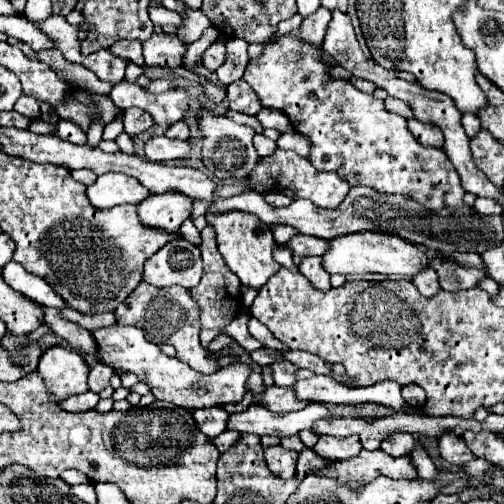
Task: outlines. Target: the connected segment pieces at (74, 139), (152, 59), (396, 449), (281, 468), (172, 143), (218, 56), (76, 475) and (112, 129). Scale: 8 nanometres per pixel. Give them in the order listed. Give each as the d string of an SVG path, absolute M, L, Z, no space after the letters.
M61 119L57 123L57 135L69 143L77 143L77 145L85 145L87 137L81 131L81 127L77 127L75 123L69 123L69 119Z
M153 33L143 43L145 65L175 69L175 67L181 67L183 65L185 53L187 53L187 45L177 35Z
M391 433L381 441L381 449L393 457L409 455L413 451L413 445L415 445L415 437L409 433Z
M281 445L267 447L265 449L265 461L267 467L281 479L295 477L295 465L297 465L297 453L291 449L285 449Z
M161 135L161 137L151 137L145 143L145 157L155 163L163 163L169 159L181 159L189 155L191 155L191 147L187 141L167 139L165 135Z
M217 41L217 43L213 43L213 45L205 51L205 55L203 55L203 65L205 65L207 69L215 69L215 71L217 71L217 67L221 67L223 63L225 63L225 43Z
M67 469L67 471L63 471L63 473L61 473L61 479L67 481L69 485L79 485L79 483L89 481L89 477L87 477L85 473L77 471L77 469Z
M121 110L118 116L116 117L113 123L109 123L103 131L102 139L103 140L115 140L115 137L123 131L123 116L124 111Z

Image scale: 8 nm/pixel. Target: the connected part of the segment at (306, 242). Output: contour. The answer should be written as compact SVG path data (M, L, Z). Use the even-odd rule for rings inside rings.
M297 235L287 243L295 255L299 257L309 257L309 255L325 255L329 249L329 241L317 239L313 235Z

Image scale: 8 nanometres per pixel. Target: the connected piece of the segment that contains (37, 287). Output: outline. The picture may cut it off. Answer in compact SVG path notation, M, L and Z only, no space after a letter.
M13 260L4 266L2 277L11 288L21 291L23 295L29 295L29 299L37 301L39 305L57 307L57 309L67 307L65 301L61 299L61 295L57 295L53 291L53 287L49 287L49 283L45 283L45 279L25 271L25 267L21 267Z

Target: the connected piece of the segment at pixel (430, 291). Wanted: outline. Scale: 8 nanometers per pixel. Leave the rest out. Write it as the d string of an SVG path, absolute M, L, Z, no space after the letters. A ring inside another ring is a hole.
M429 267L429 269L425 269L425 271L421 271L421 273L417 273L413 279L413 285L417 285L417 289L421 291L421 295L425 295L425 297L431 297L431 295L437 295L439 293L439 279L437 279L437 273Z

